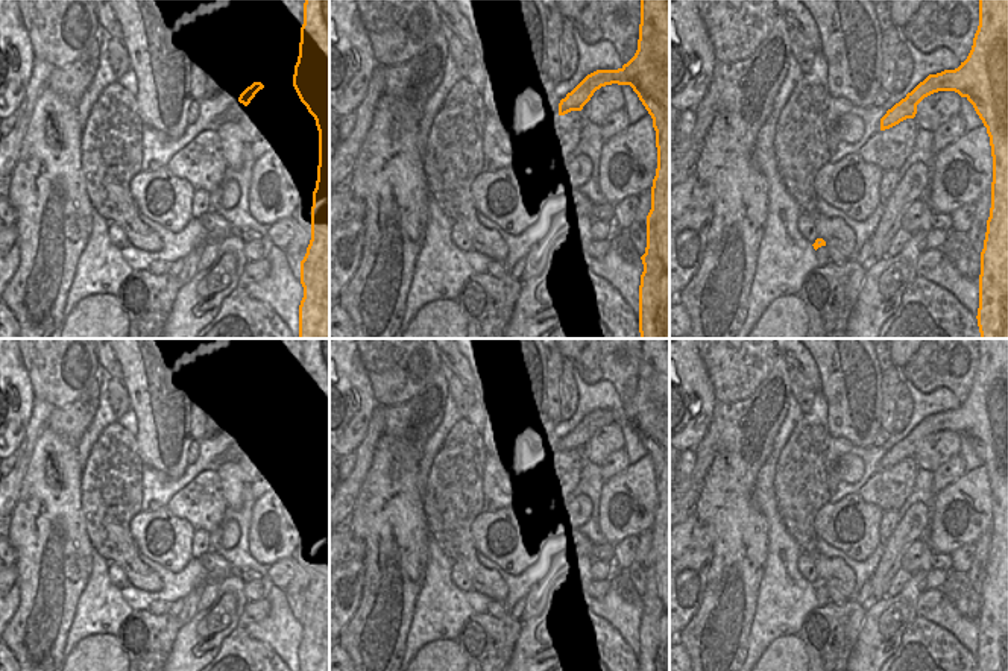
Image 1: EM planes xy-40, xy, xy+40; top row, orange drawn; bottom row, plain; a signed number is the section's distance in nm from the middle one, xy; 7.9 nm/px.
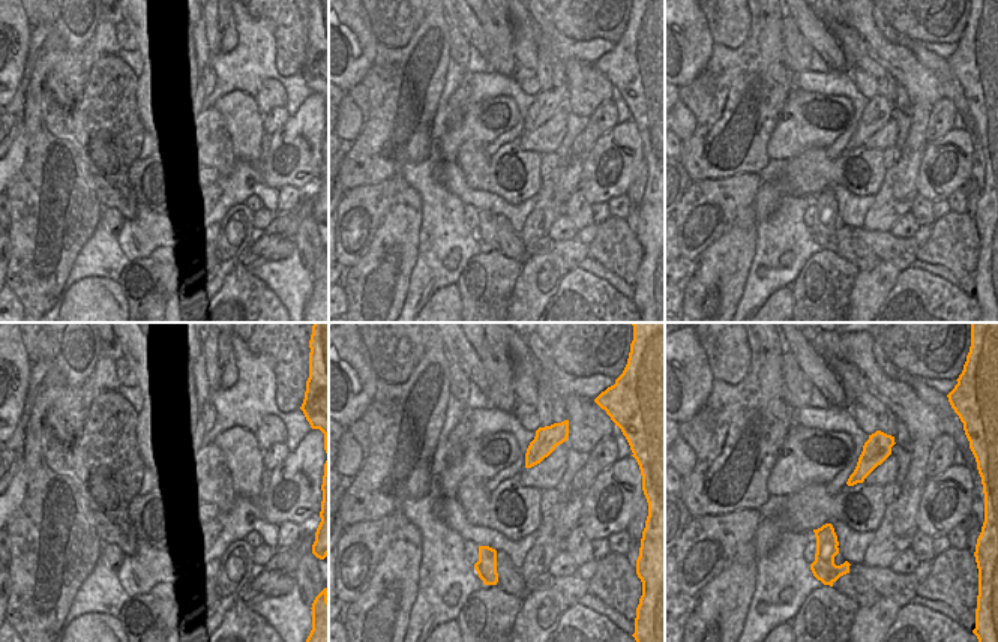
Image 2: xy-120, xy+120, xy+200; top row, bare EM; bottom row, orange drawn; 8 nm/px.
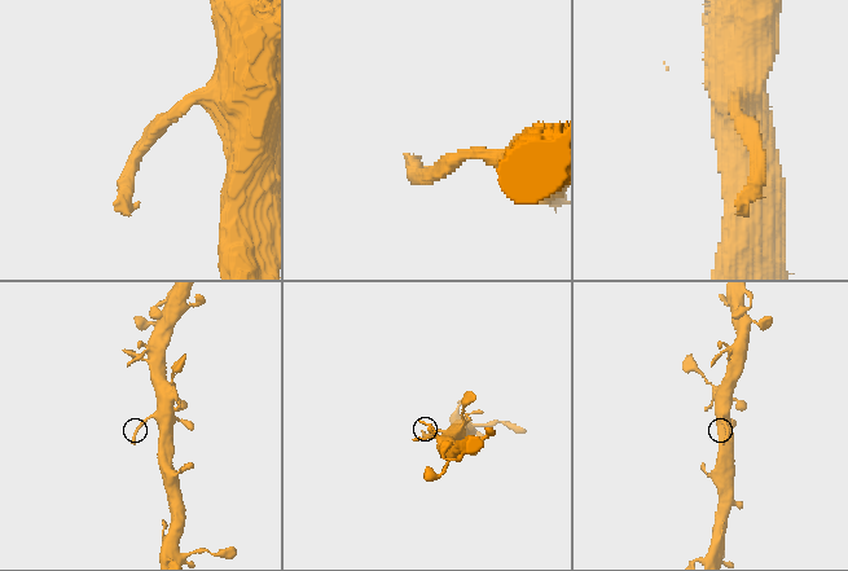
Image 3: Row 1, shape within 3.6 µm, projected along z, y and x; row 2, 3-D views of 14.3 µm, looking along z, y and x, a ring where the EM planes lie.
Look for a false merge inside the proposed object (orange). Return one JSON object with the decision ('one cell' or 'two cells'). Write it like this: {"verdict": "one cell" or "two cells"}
{"verdict": "two cells"}

